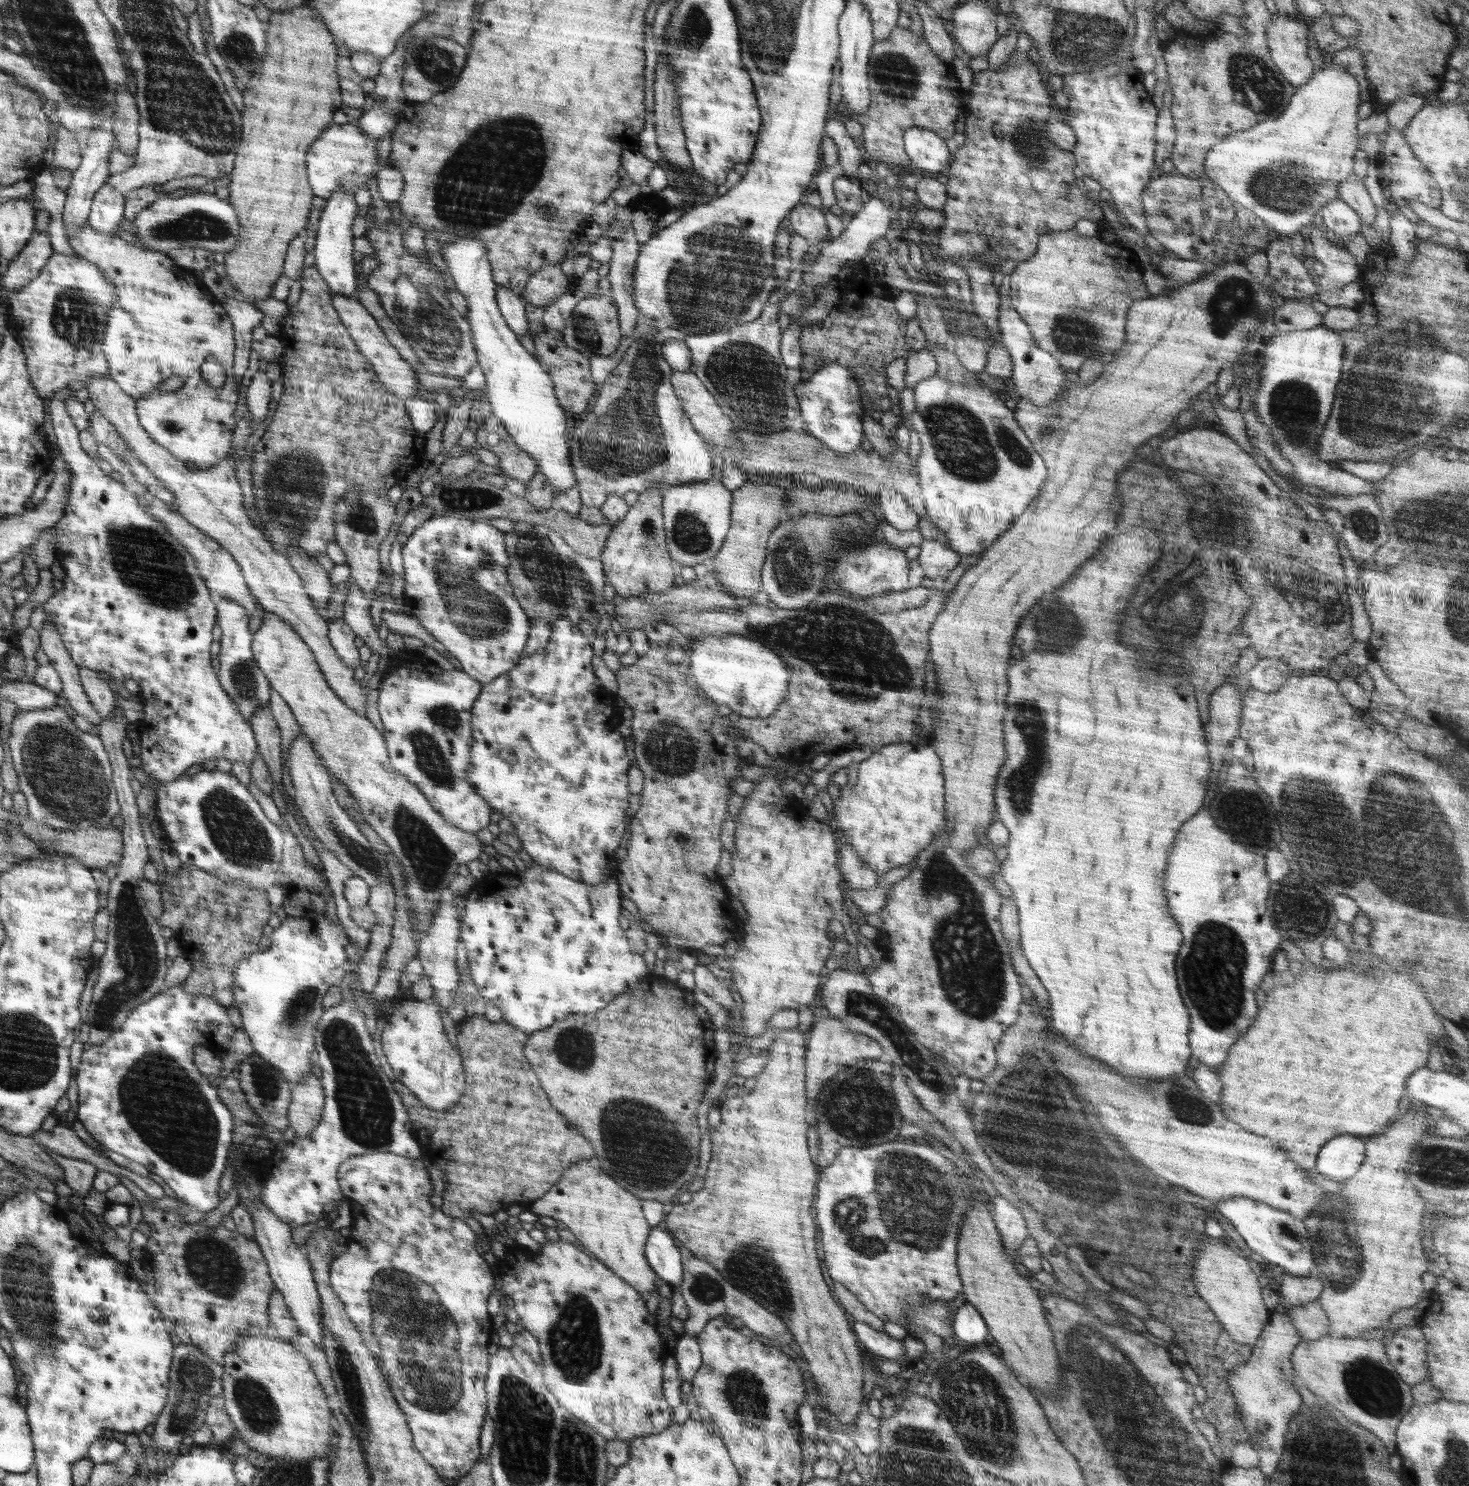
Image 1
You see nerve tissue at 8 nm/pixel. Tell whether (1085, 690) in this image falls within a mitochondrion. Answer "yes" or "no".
no

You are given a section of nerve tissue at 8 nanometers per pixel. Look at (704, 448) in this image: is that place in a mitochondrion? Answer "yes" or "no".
no

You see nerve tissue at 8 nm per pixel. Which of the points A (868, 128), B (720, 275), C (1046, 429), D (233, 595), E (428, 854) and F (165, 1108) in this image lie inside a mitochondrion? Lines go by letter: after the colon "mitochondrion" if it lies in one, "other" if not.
A: other
B: mitochondrion
C: mitochondrion
D: other
E: mitochondrion
F: mitochondrion

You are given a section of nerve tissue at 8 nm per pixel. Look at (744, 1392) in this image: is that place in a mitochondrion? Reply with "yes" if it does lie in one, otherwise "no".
yes

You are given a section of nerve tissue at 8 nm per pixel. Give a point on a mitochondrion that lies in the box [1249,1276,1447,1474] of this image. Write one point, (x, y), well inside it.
(1373, 1388)

